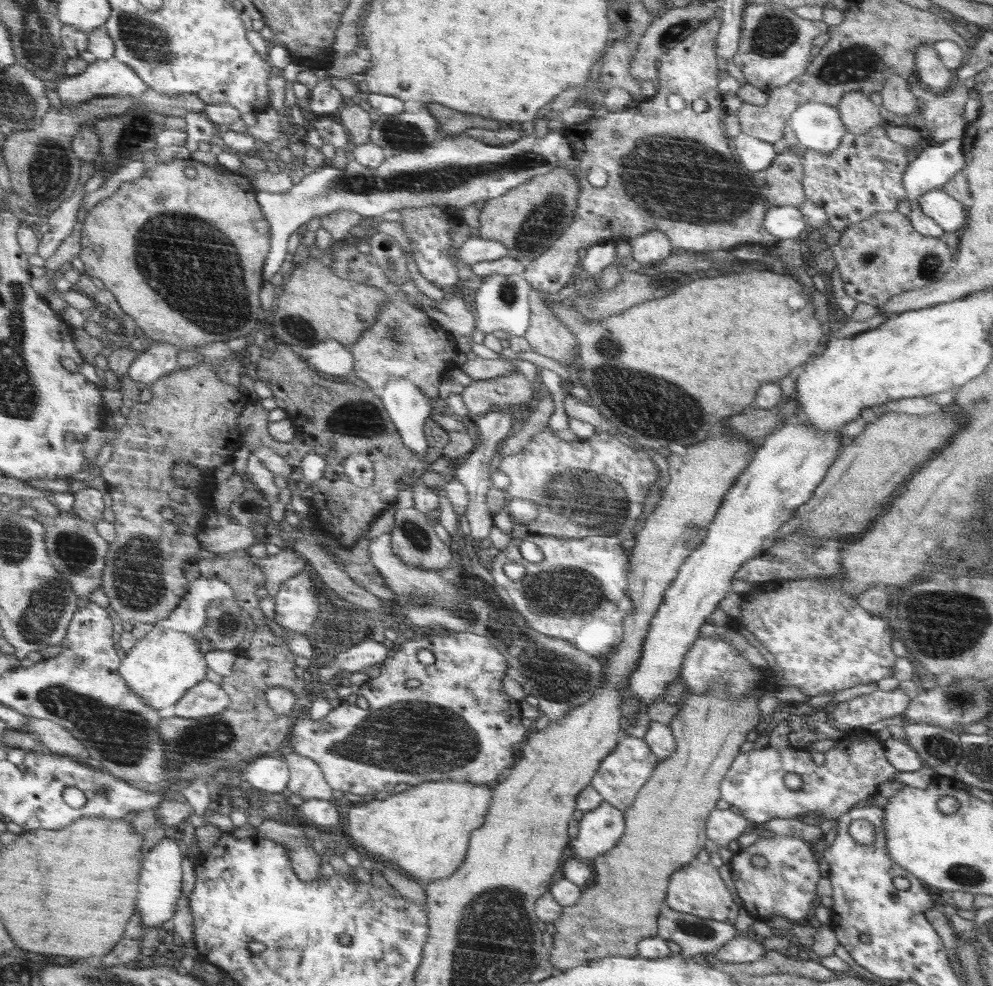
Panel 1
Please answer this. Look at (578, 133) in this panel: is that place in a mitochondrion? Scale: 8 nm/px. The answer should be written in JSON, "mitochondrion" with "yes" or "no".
{"mitochondrion":"no"}

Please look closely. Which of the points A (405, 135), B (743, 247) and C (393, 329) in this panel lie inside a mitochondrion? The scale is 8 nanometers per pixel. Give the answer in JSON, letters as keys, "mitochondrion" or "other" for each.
{"A":"mitochondrion","B":"other","C":"mitochondrion"}

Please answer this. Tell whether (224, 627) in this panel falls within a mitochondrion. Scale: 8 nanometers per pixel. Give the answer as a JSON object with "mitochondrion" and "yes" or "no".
{"mitochondrion":"yes"}

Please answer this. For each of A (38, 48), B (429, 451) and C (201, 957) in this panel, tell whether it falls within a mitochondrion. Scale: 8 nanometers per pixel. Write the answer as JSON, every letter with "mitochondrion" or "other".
{"A":"mitochondrion","B":"other","C":"other"}

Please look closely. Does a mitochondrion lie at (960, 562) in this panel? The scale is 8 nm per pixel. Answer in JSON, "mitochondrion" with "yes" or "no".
{"mitochondrion":"no"}

